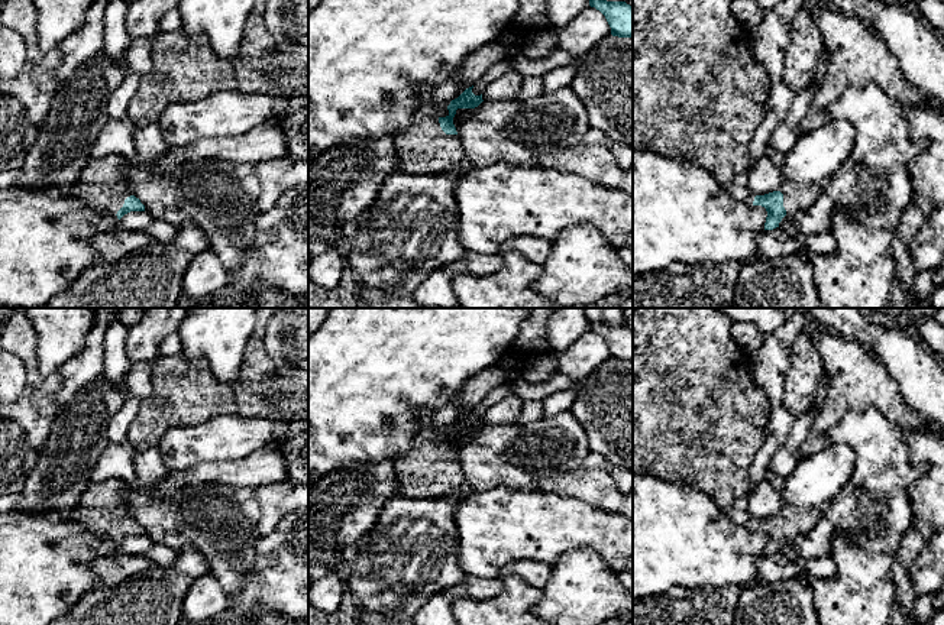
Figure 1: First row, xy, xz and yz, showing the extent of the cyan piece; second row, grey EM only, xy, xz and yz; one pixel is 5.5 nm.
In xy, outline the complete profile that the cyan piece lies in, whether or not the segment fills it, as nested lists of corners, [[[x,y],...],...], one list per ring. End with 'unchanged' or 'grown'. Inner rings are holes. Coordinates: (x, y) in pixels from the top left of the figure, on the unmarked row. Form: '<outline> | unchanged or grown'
[[[113,477],[100,485],[90,485],[69,518],[83,524],[103,541],[116,538],[120,544],[130,535],[145,535],[120,499],[123,480]]] | grown

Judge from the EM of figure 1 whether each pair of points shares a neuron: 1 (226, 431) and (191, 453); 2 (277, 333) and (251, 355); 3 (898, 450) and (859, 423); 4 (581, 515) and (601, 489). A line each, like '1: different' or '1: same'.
1: same
2: different
3: same
4: different

